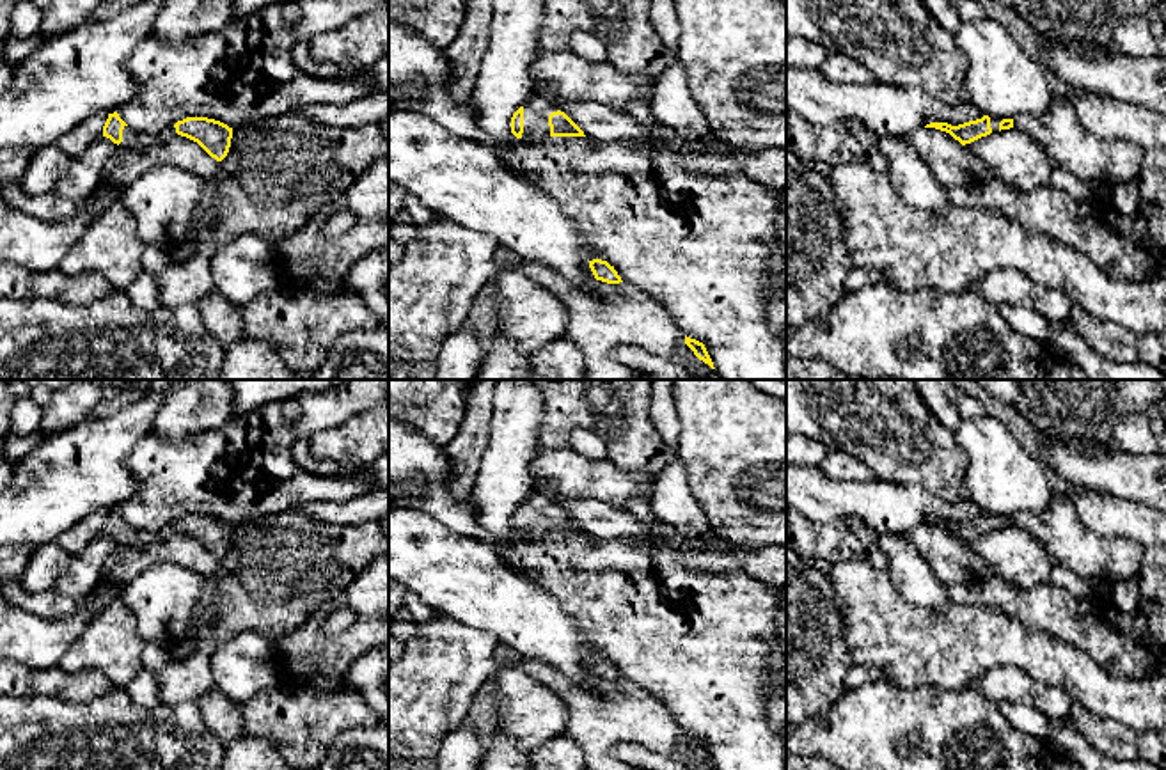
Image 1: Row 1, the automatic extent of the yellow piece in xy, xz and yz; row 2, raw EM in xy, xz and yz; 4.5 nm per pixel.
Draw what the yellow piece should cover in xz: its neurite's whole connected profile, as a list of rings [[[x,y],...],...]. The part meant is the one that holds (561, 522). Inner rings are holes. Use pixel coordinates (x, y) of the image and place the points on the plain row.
[[[541,497],[527,499],[513,511],[511,530],[525,539],[545,539],[548,534],[586,534],[564,509]]]

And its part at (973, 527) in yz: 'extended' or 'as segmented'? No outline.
extended

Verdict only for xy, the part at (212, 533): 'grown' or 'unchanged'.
grown

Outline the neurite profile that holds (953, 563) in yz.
[[[919,525],[905,532],[944,585],[983,582],[992,570],[949,530]]]

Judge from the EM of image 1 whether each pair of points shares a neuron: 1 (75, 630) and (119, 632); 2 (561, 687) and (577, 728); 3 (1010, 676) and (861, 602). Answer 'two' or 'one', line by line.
1: two
2: one
3: two

